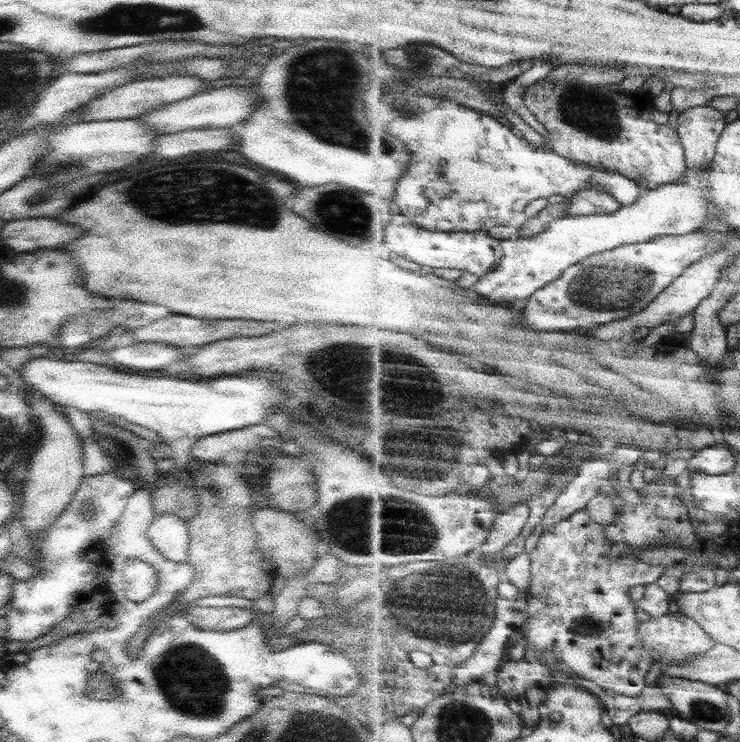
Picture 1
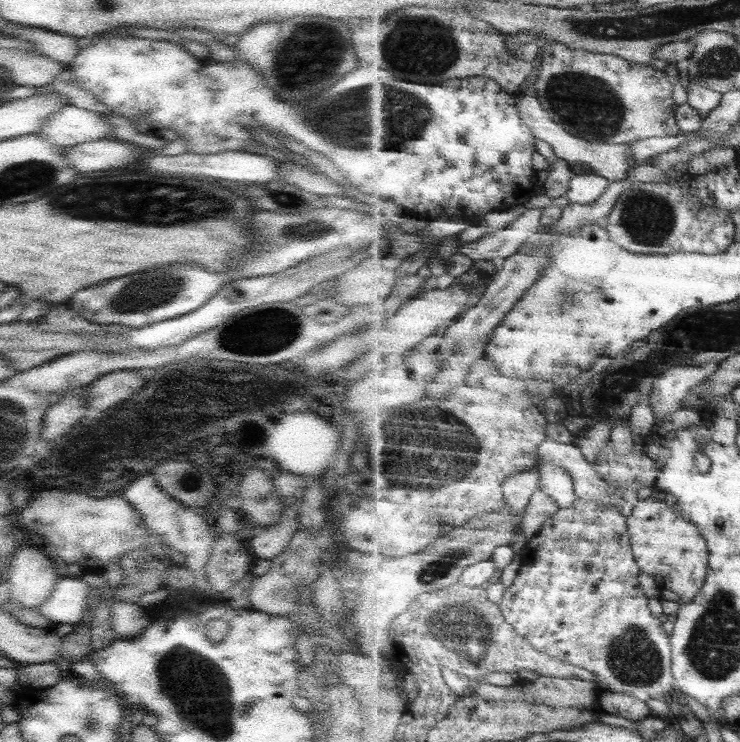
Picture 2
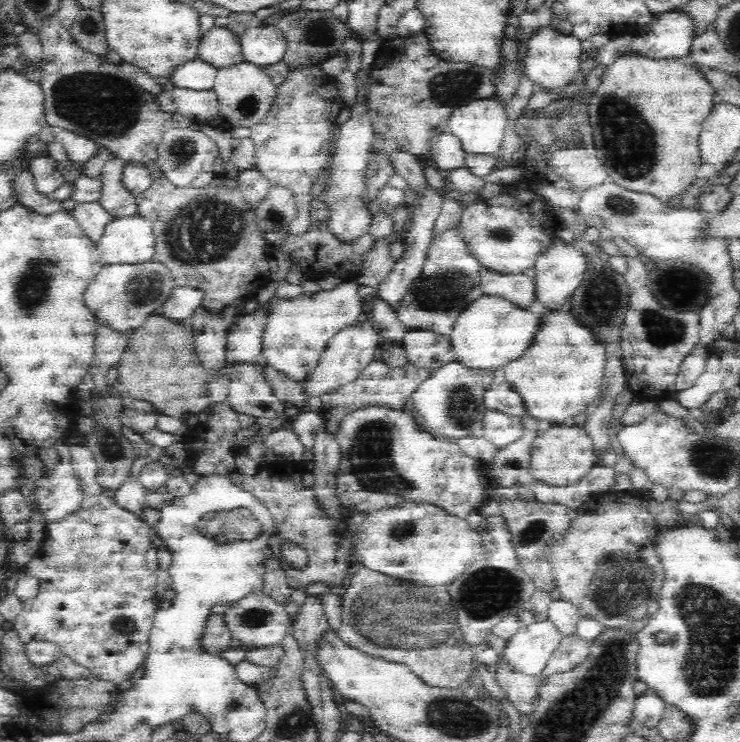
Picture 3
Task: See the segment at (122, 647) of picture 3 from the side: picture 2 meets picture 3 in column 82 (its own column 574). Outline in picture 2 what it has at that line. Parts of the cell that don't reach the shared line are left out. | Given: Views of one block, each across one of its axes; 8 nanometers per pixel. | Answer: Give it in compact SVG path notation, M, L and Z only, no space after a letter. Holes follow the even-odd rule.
M577 500L577 506L573 508L560 508L543 523L541 530L528 541L524 550L519 554L521 565L511 586L505 591L500 603L500 609L504 617L512 623L516 633L526 638L537 650L543 654L553 654L555 658L565 658L573 666L580 666L596 676L596 682L601 690L611 690L613 693L627 694L639 700L647 702L649 699L661 699L671 695L676 686L676 679L672 673L672 641L670 635L663 629L663 622L650 609L650 598L645 596L641 584L639 584L639 574L642 573L639 563L634 557L630 534L628 531L628 519L621 514L617 506L606 505L601 501Z

